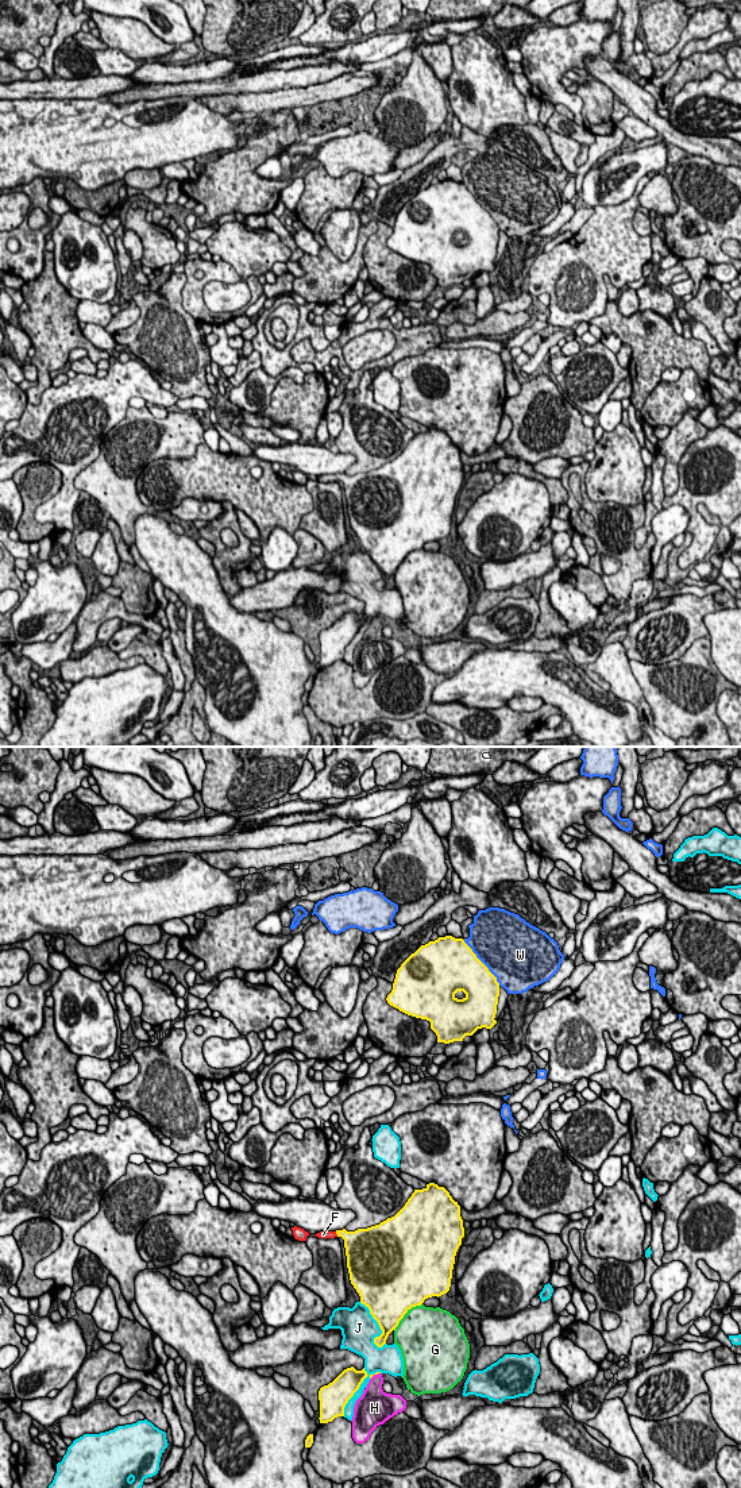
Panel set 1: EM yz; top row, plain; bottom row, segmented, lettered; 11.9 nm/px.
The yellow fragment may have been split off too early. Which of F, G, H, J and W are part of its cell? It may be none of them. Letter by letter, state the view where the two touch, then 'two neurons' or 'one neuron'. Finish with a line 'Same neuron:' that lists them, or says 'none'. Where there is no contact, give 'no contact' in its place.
F: meets yellow in yz; one neuron
G: meets yellow in yz; two neurons
H: meets yellow in yz; two neurons
J: meets yellow in yz; two neurons
W: meets yellow in yz; two neurons
Same neuron: F

